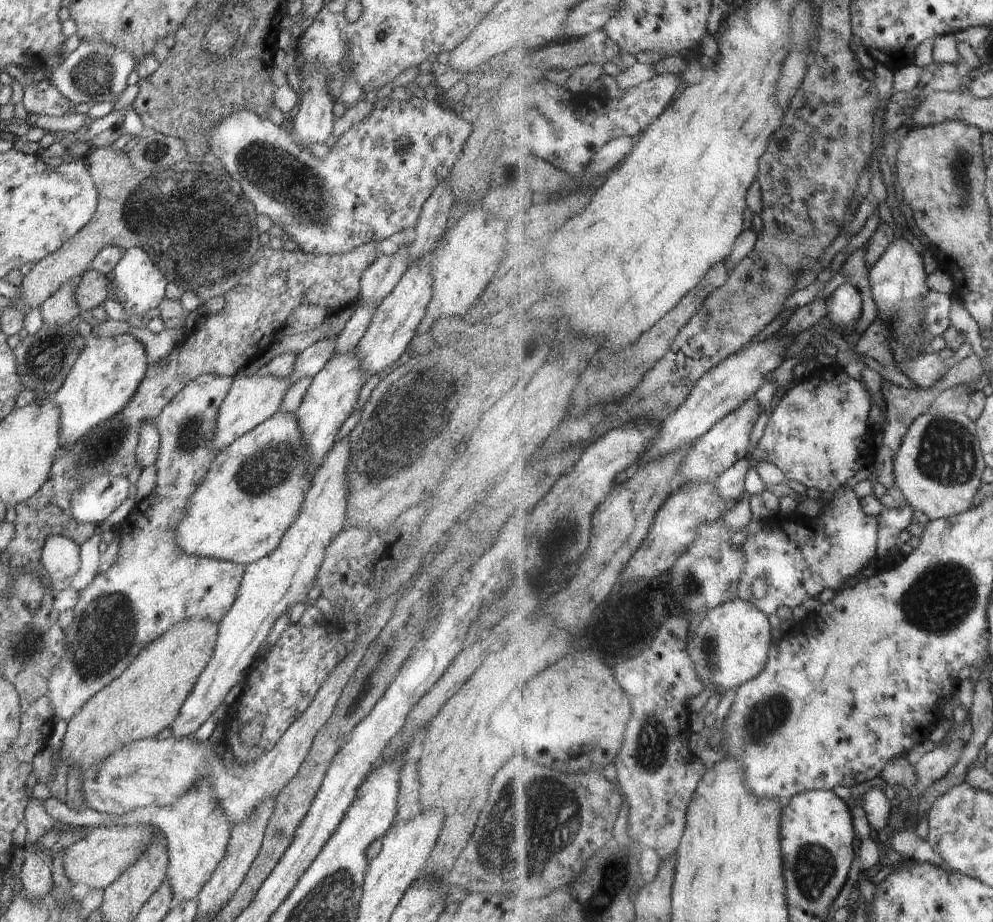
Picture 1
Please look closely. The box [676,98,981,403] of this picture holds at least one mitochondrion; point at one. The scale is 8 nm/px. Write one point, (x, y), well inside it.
(960, 163)

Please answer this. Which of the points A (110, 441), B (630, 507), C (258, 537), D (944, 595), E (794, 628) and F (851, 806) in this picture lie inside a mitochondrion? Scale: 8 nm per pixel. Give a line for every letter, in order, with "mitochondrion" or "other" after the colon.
A: mitochondrion
B: other
C: other
D: mitochondrion
E: other
F: other

